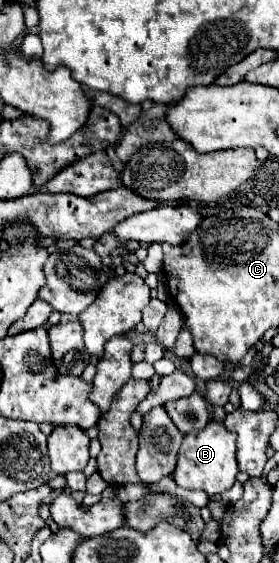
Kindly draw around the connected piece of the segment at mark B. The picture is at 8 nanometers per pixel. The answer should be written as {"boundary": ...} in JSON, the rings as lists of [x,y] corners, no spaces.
{"boundary":[[[211,420],[205,430],[191,432],[183,438],[179,456],[177,456],[177,466],[173,472],[173,480],[181,488],[189,490],[205,490],[209,496],[213,494],[223,494],[235,484],[235,476],[239,472],[237,460],[235,460],[235,434],[223,428],[223,424]]]}

